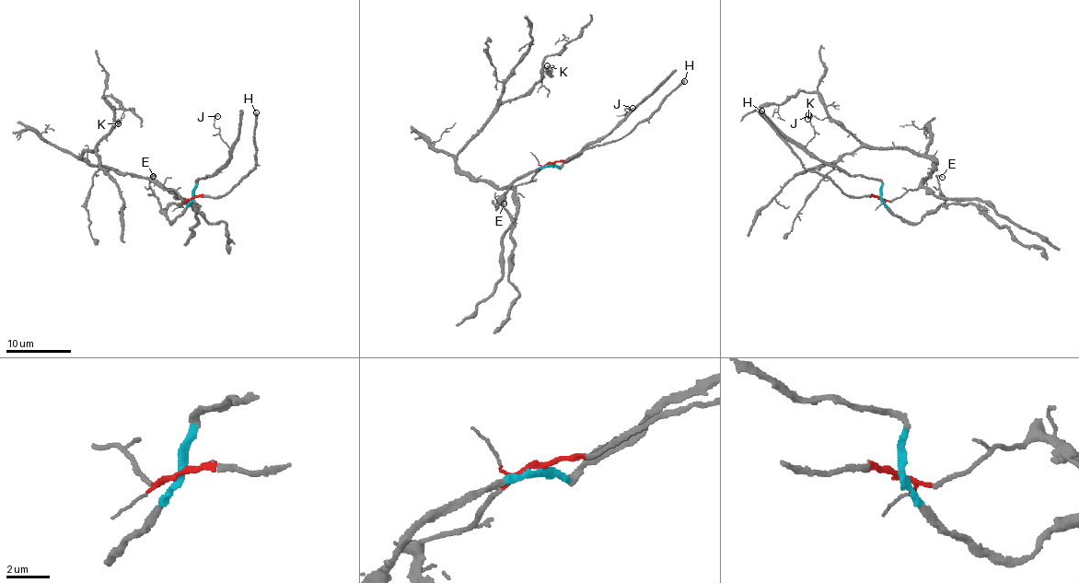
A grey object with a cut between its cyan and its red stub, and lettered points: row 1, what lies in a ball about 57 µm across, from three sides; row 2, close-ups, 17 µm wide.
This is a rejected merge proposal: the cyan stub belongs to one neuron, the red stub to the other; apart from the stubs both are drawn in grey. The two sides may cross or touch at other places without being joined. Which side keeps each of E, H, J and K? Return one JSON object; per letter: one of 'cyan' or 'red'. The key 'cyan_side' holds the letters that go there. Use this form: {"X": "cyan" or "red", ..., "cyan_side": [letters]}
{"E": "cyan", "H": "red", "J": "cyan", "K": "red", "cyan_side": ["E", "J"]}

